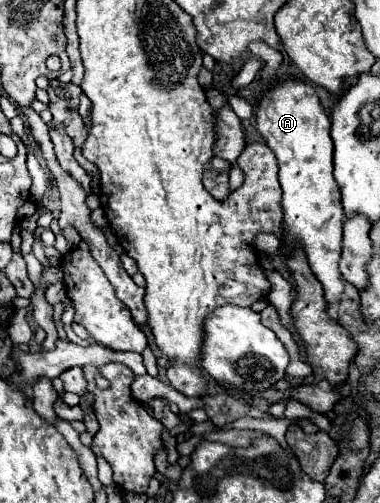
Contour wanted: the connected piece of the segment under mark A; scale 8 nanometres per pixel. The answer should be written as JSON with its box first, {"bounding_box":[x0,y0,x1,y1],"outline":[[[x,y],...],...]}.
{"bounding_box":[256,80,344,306],"outline":[[[288,80],[278,84],[276,88],[268,90],[262,102],[256,110],[258,120],[258,132],[264,136],[266,144],[272,148],[272,152],[278,158],[280,166],[280,186],[282,186],[282,244],[284,246],[300,246],[308,258],[308,264],[314,272],[314,276],[322,282],[326,292],[328,306],[338,304],[344,294],[344,282],[340,276],[340,254],[342,254],[342,226],[344,226],[344,212],[340,202],[340,190],[332,176],[332,152],[334,144],[330,138],[330,120],[320,106],[320,100],[316,96],[316,90],[308,84],[302,84],[298,80]]]}

